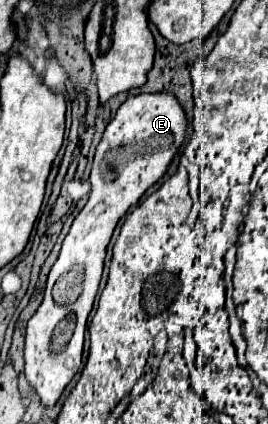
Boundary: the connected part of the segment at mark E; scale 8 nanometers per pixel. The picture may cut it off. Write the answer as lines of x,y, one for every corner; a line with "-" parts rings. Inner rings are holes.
170,91
140,93
128,97
120,105
116,117
108,123
94,155
94,165
90,173
90,185
92,185
90,199
74,219
62,243
60,257
52,265
52,271
48,275
44,301
40,303
38,311
32,315
26,327
24,375
32,385
32,389
38,393
44,407
54,407
58,403
66,385
74,379
74,375
82,365
86,319
96,299
104,257
106,257
106,245
110,243
116,223
132,205
138,203
138,199
146,193
148,187
152,187
160,177
164,177
168,165
178,153
178,147
186,139
186,129
188,129
186,113
178,97
-
68,313
76,315
74,335
62,353
52,355
50,353
52,331

